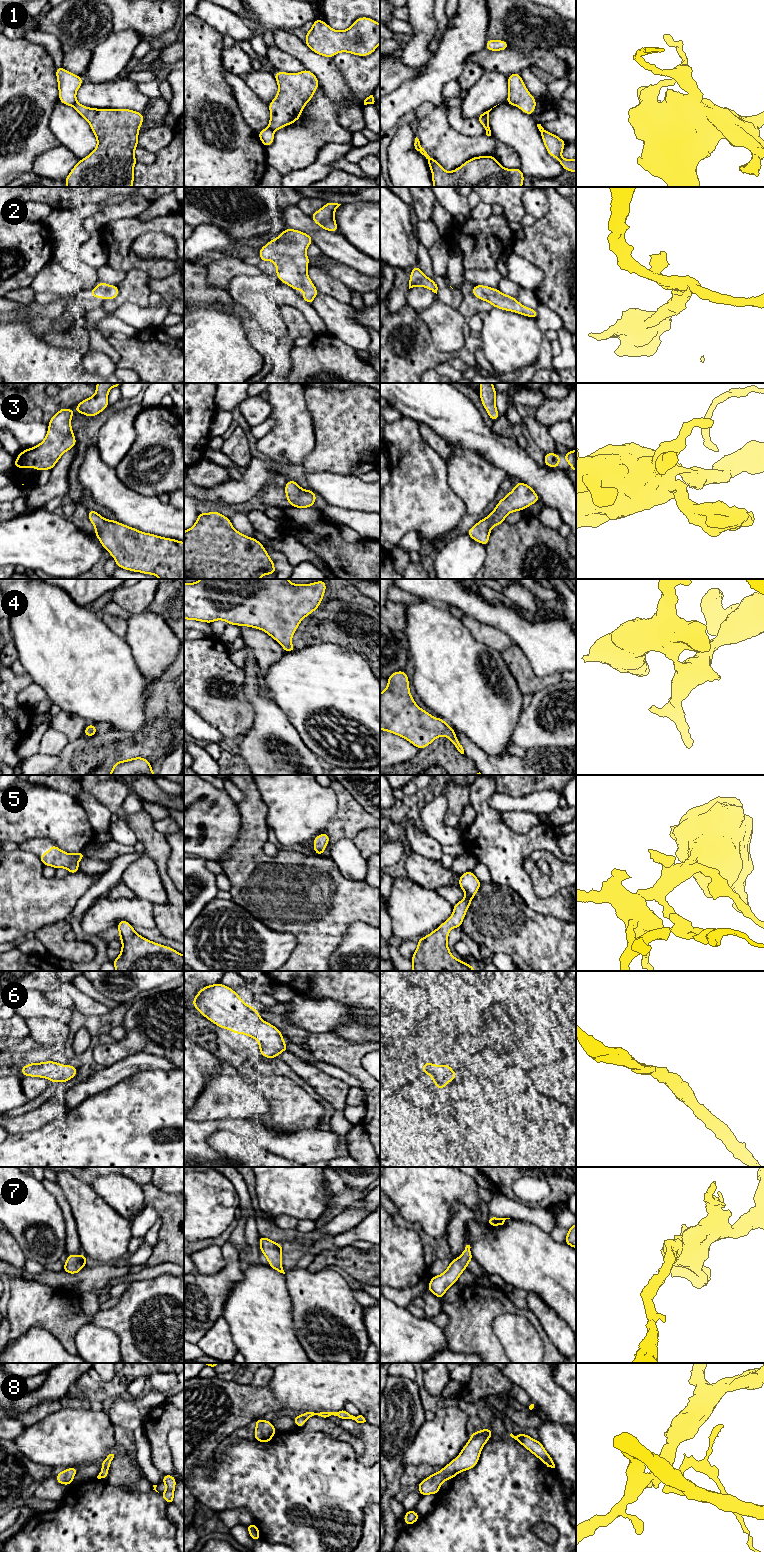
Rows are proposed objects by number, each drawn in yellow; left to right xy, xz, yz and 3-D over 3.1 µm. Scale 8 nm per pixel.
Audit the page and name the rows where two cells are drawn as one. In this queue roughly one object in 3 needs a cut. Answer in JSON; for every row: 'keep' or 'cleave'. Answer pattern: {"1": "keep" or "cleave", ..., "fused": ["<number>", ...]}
{"1": "cleave", "2": "keep", "3": "keep", "4": "keep", "5": "keep", "6": "keep", "7": "keep", "8": "keep", "fused": ["1"]}

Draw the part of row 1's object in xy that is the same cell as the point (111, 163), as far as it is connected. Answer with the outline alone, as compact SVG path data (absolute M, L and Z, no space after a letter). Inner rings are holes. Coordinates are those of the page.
M74 104L75 110L89 123L96 139L96 148L78 163L66 177L67 187L132 187L134 166L137 164L134 150L138 147L139 128L144 122L141 112L130 109L97 109Z

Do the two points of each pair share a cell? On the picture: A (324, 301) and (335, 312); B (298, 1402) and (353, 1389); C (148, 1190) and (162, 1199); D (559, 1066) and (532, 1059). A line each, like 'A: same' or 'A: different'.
A: same
B: same
C: same
D: different

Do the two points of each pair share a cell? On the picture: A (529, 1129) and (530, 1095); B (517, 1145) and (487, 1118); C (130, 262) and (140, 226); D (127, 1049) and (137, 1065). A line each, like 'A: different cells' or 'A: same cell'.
A: different cells
B: same cell
C: same cell
D: different cells

